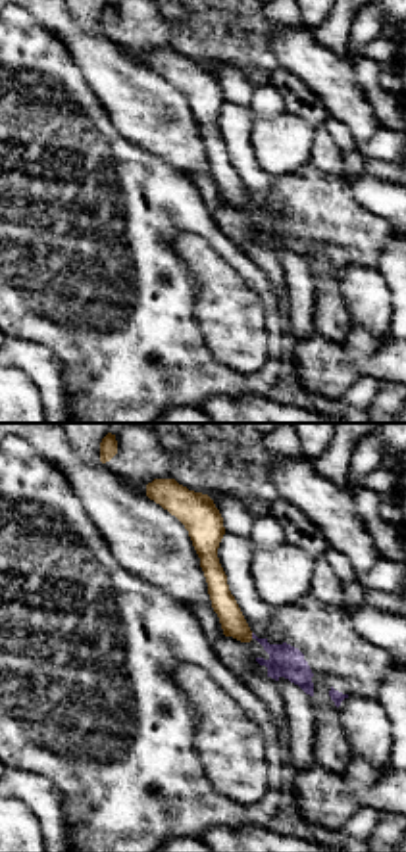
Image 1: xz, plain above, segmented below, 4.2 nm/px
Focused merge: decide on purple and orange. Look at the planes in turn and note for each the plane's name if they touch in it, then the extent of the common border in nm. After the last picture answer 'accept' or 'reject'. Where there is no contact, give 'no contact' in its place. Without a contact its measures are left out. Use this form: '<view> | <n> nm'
xz | 30 nm

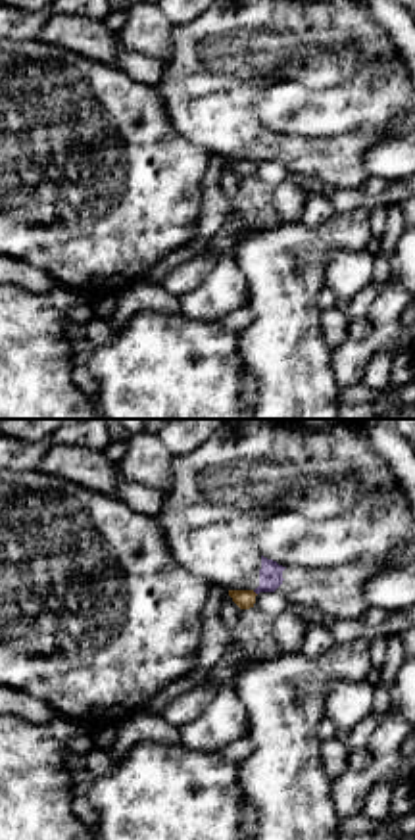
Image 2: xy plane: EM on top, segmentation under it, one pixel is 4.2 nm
no contact

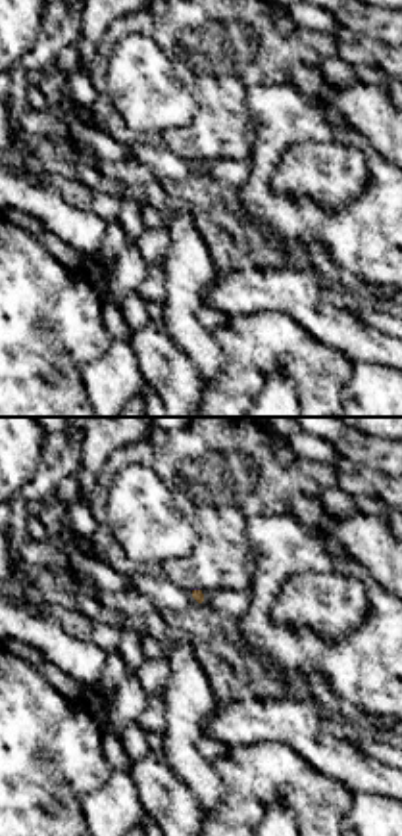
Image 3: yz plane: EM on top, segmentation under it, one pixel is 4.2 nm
yz | 30 nm

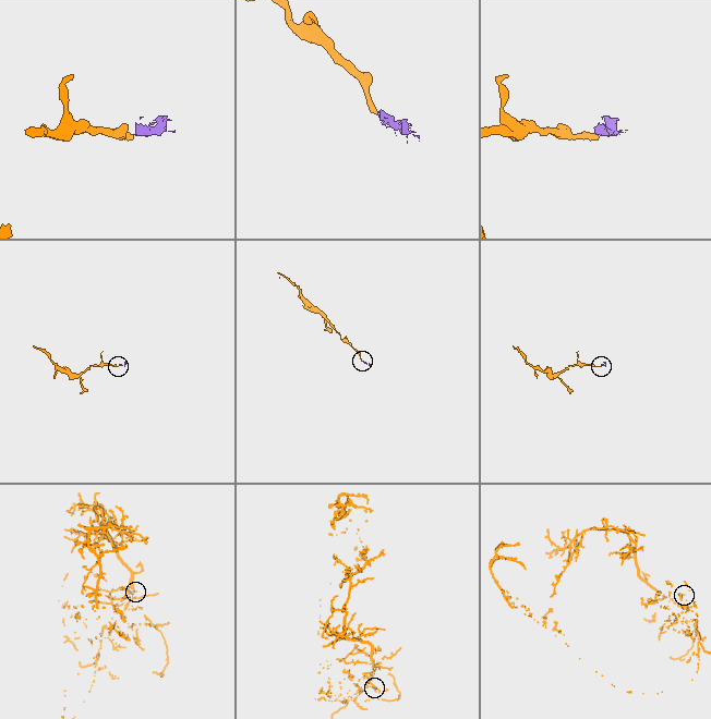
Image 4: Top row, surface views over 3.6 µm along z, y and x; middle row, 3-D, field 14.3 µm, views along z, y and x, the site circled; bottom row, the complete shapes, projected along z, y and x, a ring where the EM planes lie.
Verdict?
reject

